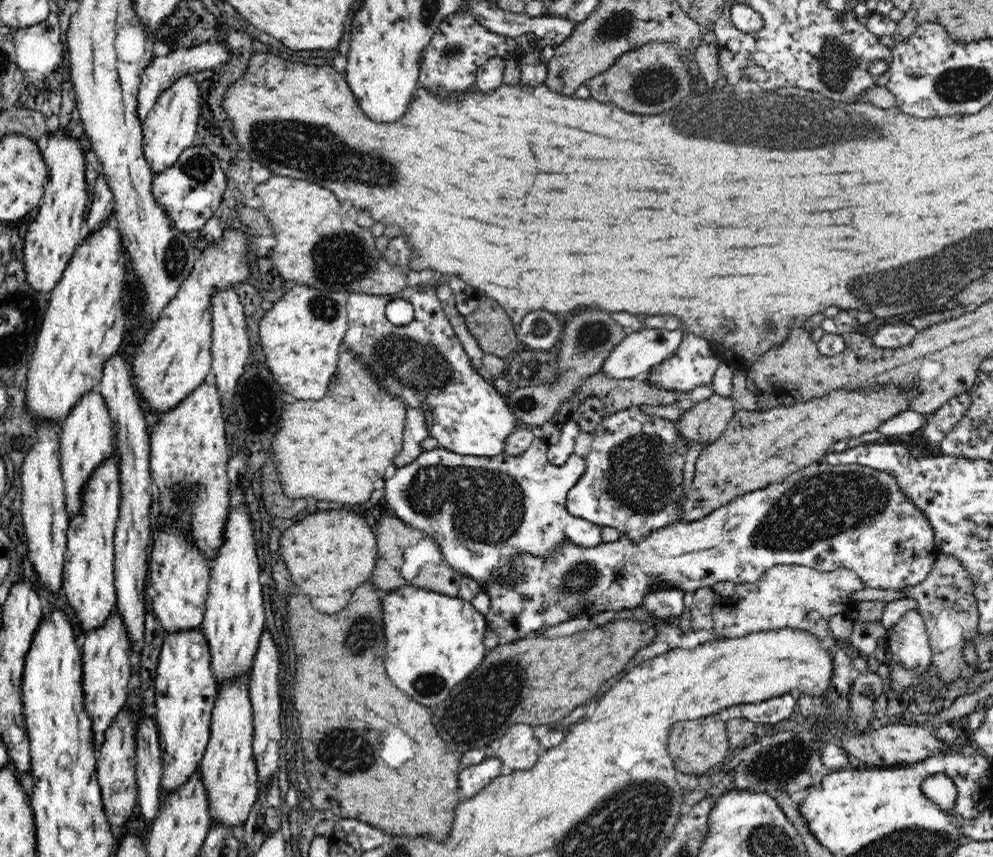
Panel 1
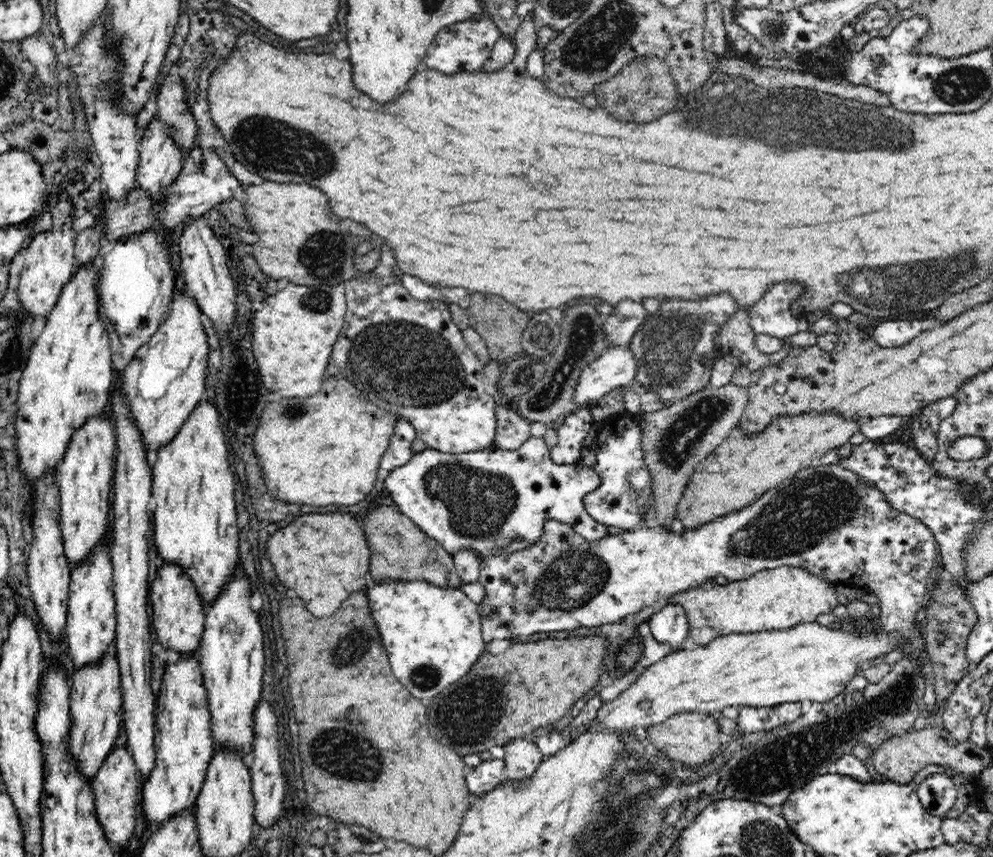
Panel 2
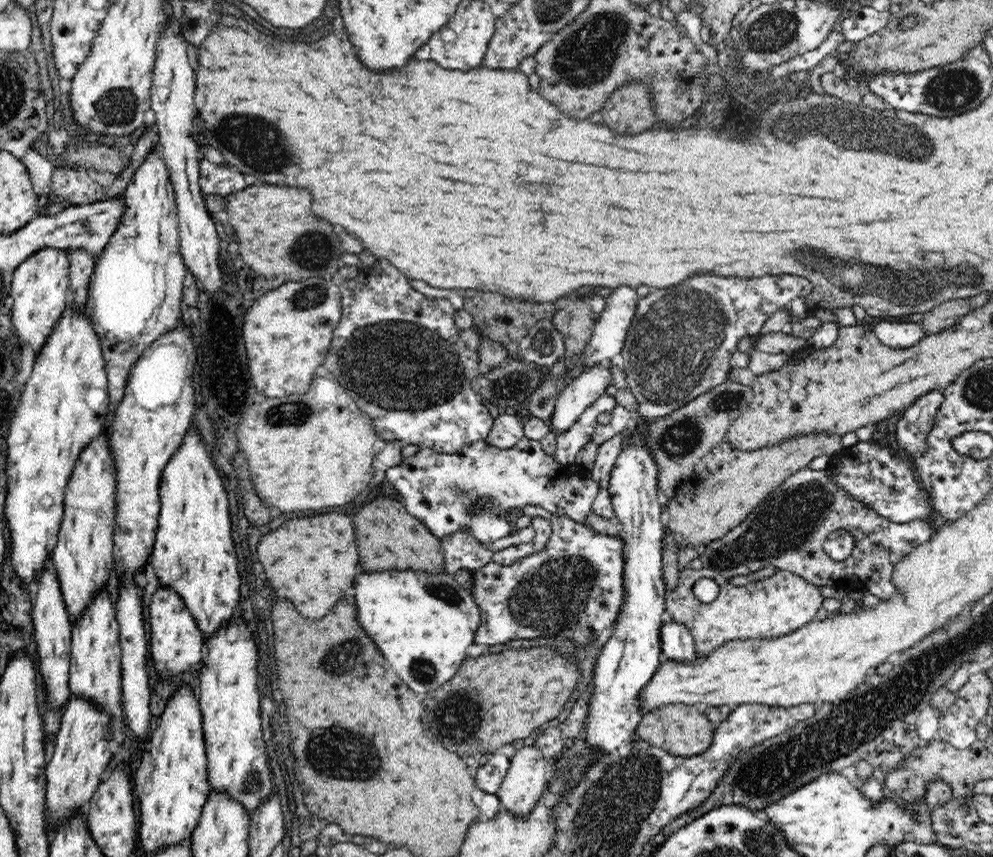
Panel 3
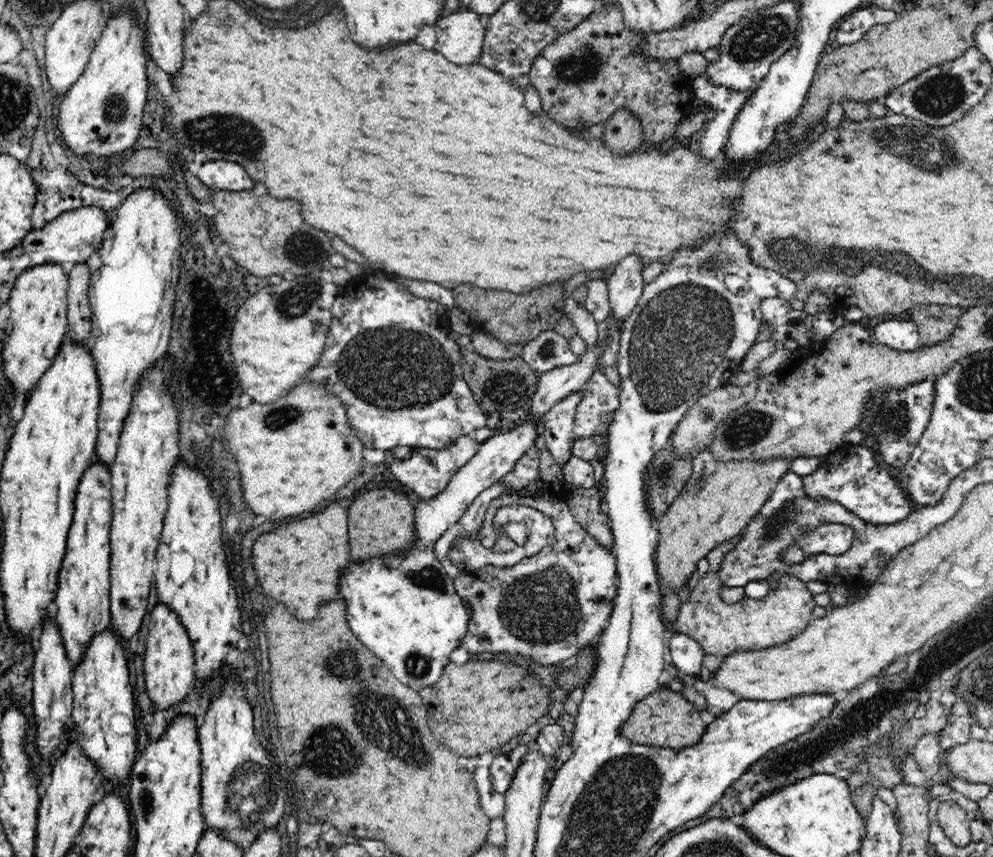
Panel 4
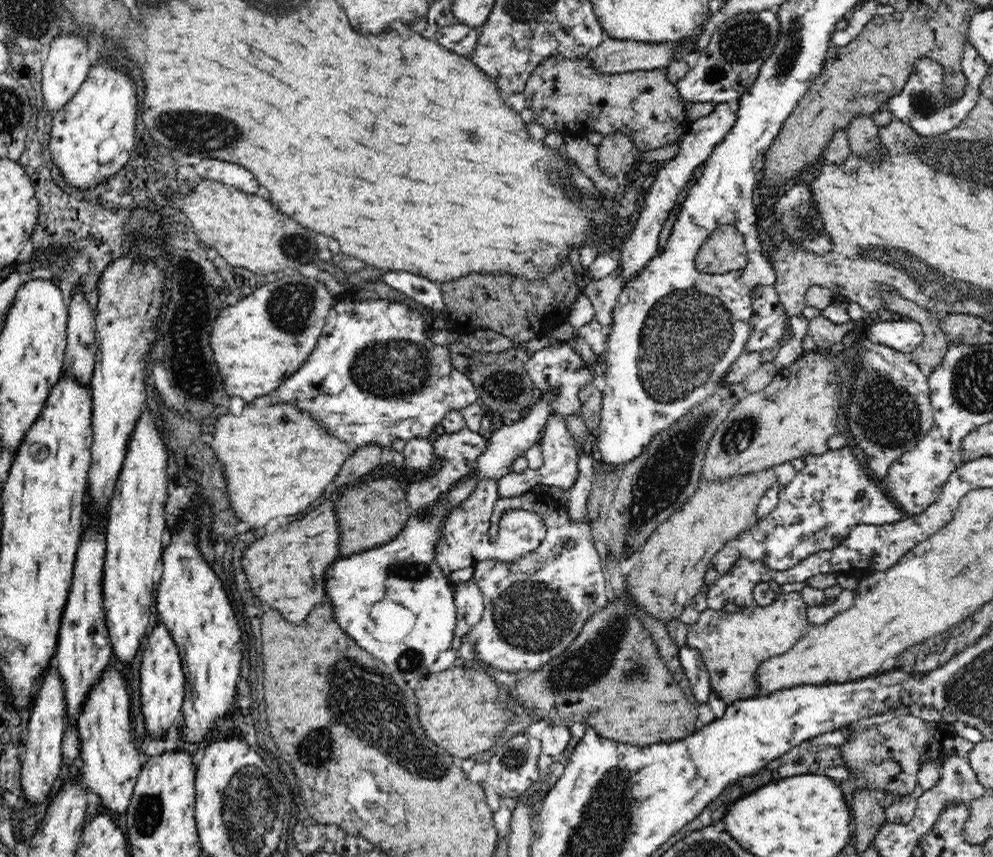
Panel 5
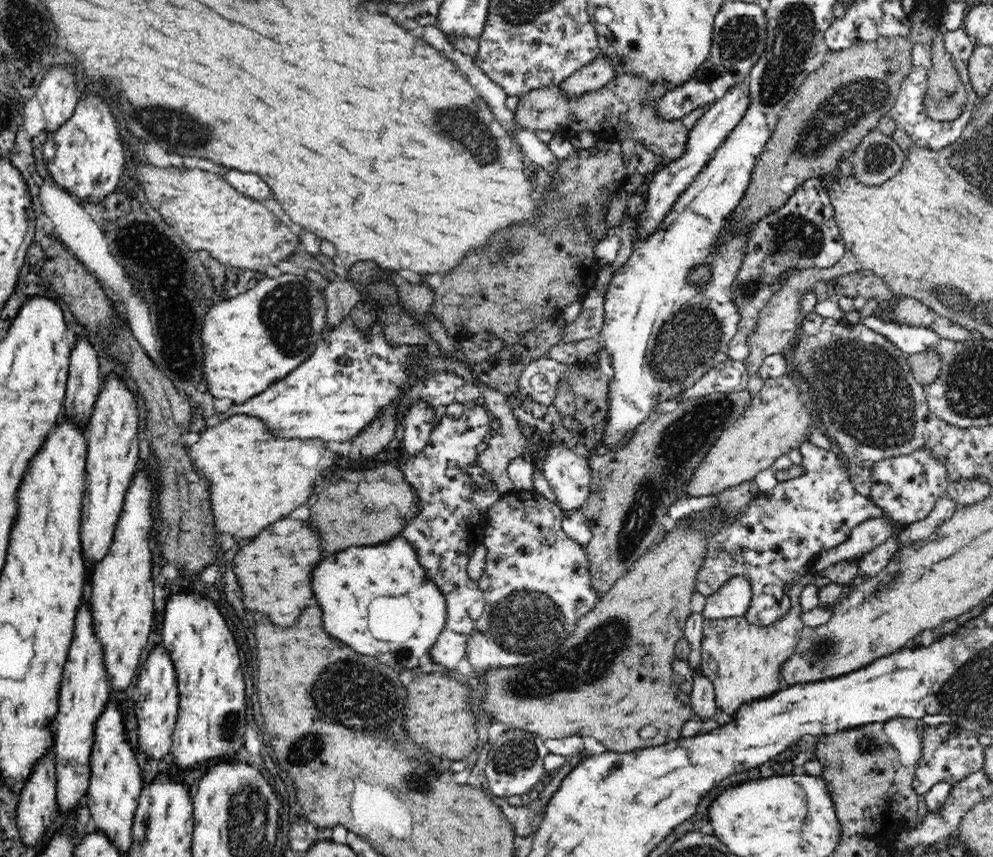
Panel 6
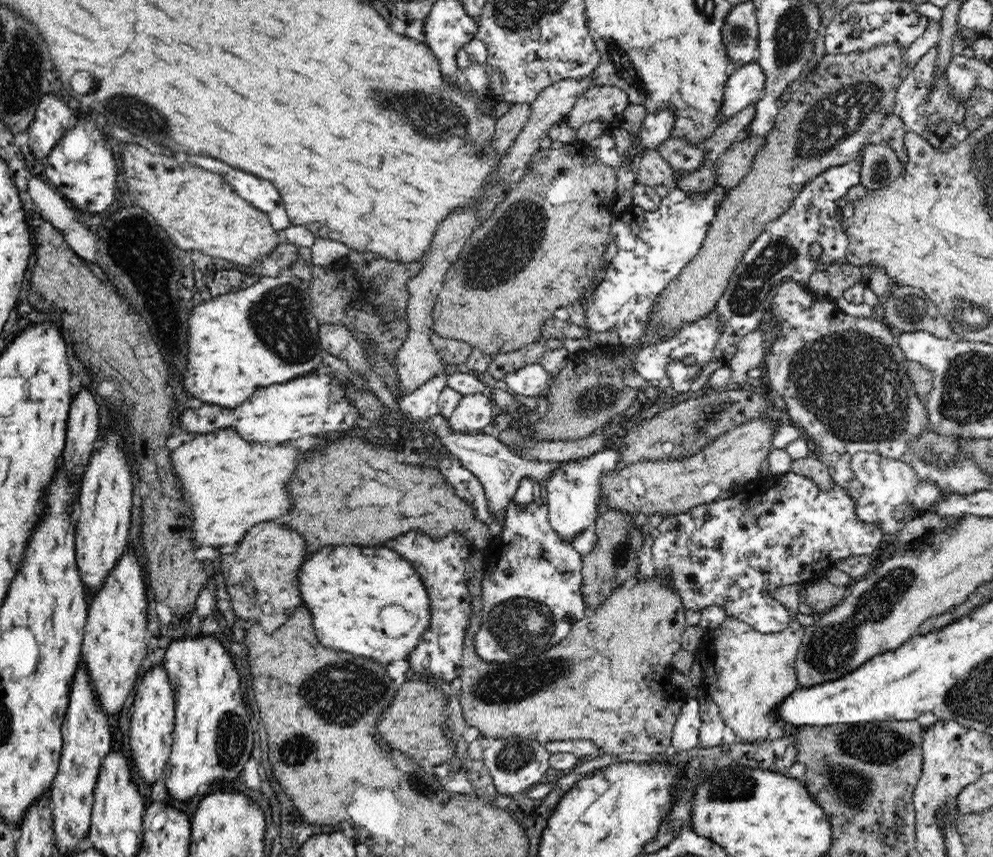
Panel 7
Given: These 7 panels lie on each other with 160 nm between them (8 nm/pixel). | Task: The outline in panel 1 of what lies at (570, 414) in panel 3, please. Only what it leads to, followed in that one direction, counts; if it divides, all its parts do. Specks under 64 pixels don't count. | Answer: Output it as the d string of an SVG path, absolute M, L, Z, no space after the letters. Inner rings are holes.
M661 328L644 329L640 332L628 332L626 338L614 347L610 356L604 360L600 372L615 380L643 378L653 366L670 358L679 347L684 333L680 330Z

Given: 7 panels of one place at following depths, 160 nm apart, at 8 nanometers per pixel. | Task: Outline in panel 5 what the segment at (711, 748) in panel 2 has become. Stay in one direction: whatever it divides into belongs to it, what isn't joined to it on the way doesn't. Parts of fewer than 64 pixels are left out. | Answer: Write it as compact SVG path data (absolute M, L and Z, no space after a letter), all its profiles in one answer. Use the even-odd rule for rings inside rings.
M612 602L596 610L566 649L534 674L525 672L516 680L514 698L518 704L526 704L538 720L550 718L568 727L573 724L572 716L578 714L583 724L592 726L601 737L645 749L698 731L699 704L684 695L660 662L659 652L638 618L628 616L624 606Z

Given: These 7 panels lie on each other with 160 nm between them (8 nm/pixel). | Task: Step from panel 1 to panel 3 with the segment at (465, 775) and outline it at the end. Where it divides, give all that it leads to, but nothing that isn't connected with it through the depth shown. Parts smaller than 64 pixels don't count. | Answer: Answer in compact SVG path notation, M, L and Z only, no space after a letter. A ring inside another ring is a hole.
M498 752L490 754L486 763L481 764L474 773L475 788L483 790L488 794L494 794L500 788L507 770L510 759Z

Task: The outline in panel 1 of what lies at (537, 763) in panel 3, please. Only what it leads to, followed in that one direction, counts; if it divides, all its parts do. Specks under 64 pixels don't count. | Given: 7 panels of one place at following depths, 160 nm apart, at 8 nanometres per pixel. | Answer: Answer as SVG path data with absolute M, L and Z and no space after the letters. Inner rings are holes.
M515 724L499 738L494 746L496 758L513 771L530 770L538 758L545 753L545 748L534 735L532 725Z

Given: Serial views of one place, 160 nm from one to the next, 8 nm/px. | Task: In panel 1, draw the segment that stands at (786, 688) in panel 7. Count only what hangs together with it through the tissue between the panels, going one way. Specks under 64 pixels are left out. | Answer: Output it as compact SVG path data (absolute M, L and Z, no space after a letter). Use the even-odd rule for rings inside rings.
M776 565L766 570L756 582L737 584L726 603L712 587L695 590L689 616L694 631L709 630L722 639L740 638L760 630L795 628L834 641L828 620L834 614L848 612L853 606L852 592L862 590L862 586L864 581L849 568L820 572L802 565Z

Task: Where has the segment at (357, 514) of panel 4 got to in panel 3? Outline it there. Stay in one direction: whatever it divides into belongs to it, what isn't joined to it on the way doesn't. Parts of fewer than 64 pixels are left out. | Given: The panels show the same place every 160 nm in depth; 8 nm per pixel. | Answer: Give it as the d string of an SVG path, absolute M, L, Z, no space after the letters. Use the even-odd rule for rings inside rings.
M391 497L376 498L354 516L358 528L360 564L366 570L418 570L444 573L442 543L425 527L420 519L410 515L400 503Z

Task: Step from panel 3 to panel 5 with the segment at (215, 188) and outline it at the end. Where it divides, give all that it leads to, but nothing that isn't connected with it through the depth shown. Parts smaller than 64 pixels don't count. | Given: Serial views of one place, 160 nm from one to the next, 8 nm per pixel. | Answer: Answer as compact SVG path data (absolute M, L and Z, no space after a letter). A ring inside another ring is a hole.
M202 159L195 165L196 172L201 178L209 178L214 182L223 182L242 192L255 194L258 192L259 182L246 168L230 164L218 159Z

